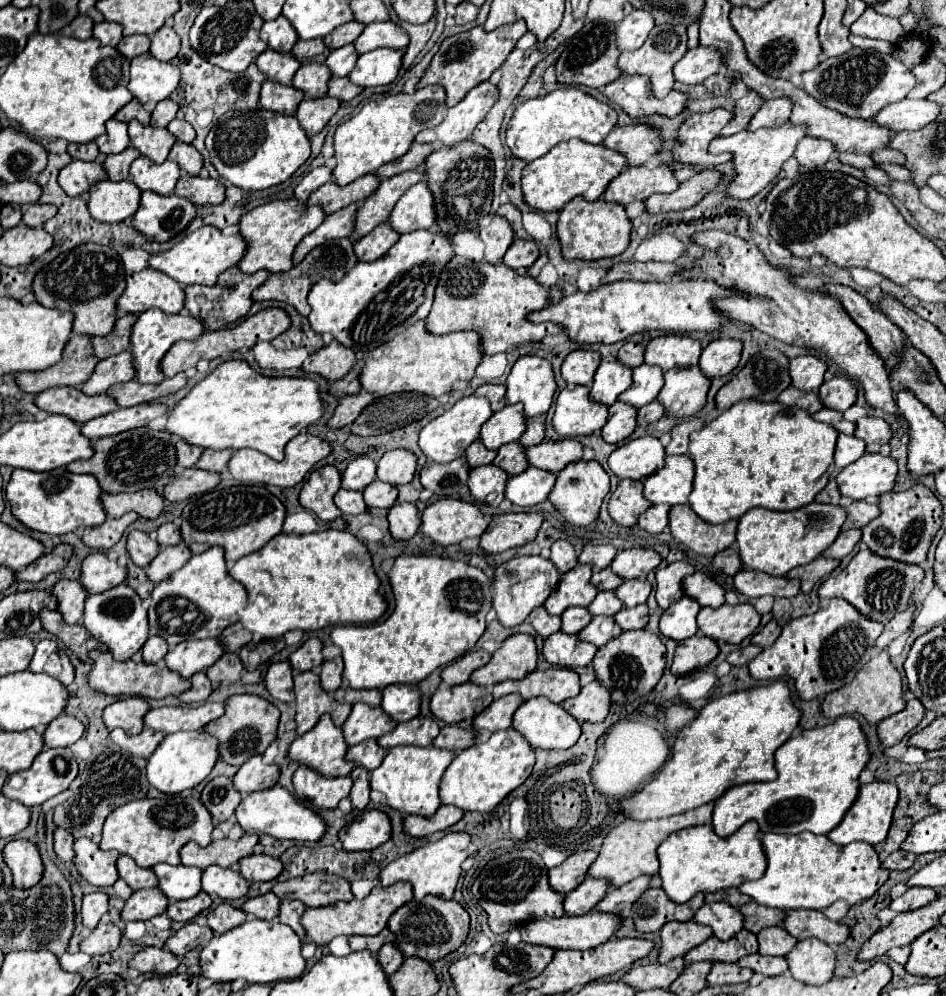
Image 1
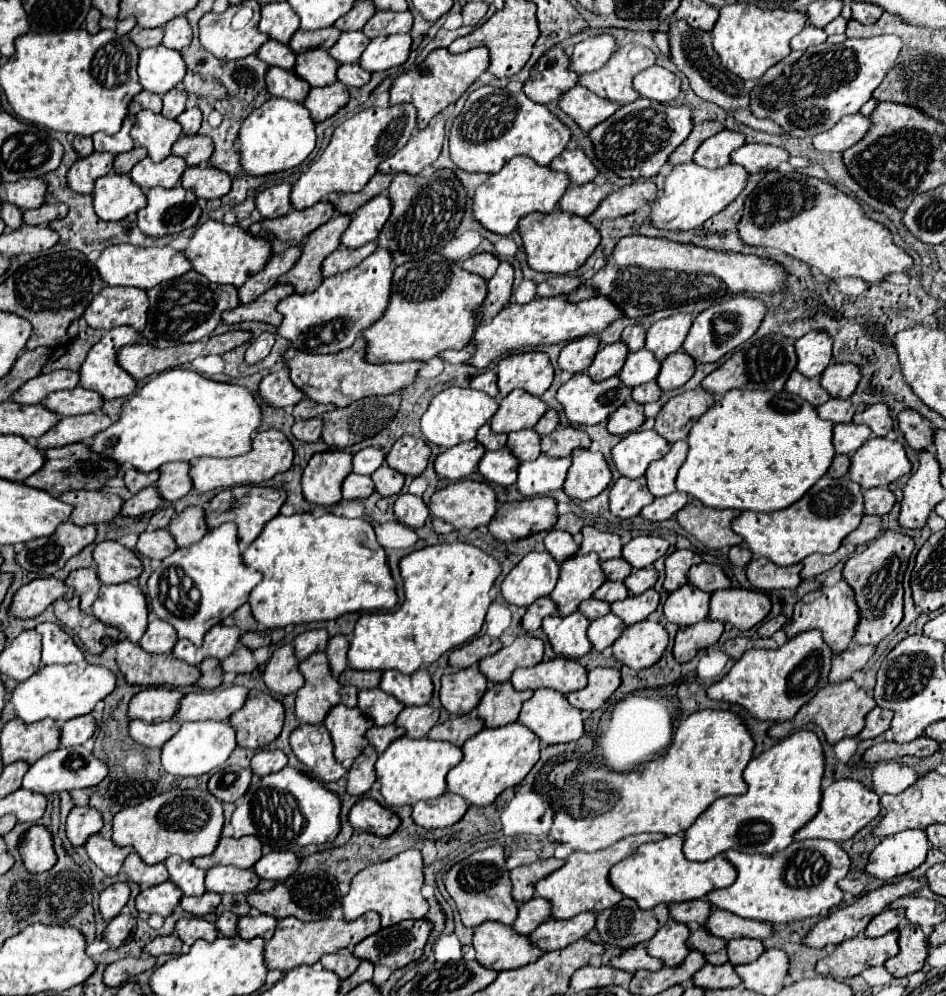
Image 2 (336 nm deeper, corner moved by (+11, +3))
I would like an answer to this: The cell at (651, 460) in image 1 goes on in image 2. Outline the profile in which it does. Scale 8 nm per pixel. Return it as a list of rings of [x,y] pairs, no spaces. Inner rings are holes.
[[[633,431],[613,447],[613,463],[621,475],[637,479],[645,475],[651,461],[669,453],[671,445],[657,431]]]

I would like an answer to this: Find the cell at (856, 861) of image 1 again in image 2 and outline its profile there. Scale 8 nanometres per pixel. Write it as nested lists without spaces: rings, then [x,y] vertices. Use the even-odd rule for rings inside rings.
[[[793,841],[787,849],[771,855],[745,855],[725,851],[725,859],[735,867],[737,881],[731,887],[715,889],[707,895],[711,907],[729,911],[743,919],[789,923],[825,915],[843,901],[837,881],[849,873],[849,855],[833,841]]]

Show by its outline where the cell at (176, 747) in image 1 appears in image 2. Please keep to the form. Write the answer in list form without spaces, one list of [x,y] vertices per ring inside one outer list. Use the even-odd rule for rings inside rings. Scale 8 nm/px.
[[[197,721],[197,723],[183,723],[179,731],[163,745],[161,765],[167,773],[177,777],[199,777],[209,773],[211,769],[219,767],[229,759],[235,749],[235,729],[229,721]]]

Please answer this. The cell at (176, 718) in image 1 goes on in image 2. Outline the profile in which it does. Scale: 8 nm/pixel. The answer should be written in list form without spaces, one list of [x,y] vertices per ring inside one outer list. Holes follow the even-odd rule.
[[[231,685],[227,689],[213,689],[201,693],[189,693],[181,699],[177,721],[225,721],[239,711],[249,695],[247,687]]]

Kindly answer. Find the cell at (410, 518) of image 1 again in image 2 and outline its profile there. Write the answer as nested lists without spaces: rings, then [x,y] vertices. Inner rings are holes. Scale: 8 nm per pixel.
[[[405,493],[405,495],[399,495],[399,499],[395,501],[395,517],[407,527],[413,527],[413,529],[423,527],[427,515],[429,515],[427,505],[417,495]]]

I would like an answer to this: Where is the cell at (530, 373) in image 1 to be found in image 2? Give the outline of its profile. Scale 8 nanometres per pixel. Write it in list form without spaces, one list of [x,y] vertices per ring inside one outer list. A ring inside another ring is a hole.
[[[527,351],[513,353],[497,365],[499,393],[507,397],[513,389],[523,389],[535,397],[541,397],[553,383],[553,367],[547,353]]]

